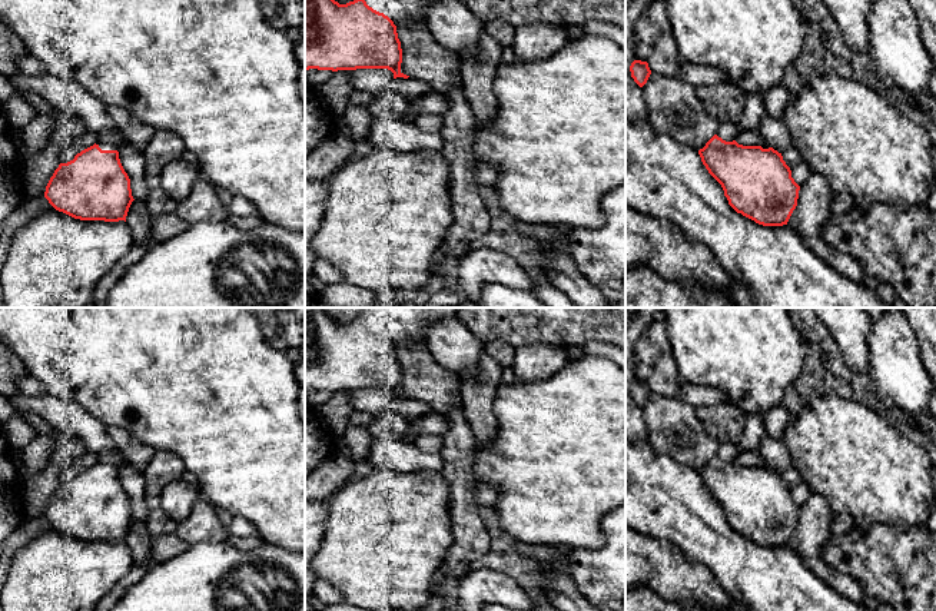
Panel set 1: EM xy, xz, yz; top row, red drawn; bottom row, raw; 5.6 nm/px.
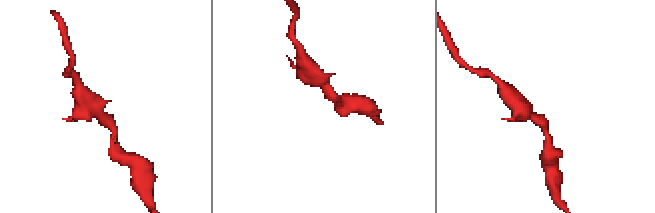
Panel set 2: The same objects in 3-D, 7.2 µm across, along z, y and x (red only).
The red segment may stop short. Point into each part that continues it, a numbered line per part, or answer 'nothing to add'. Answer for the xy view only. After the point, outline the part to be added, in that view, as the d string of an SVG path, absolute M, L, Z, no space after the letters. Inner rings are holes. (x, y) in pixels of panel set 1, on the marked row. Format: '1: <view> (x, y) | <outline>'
1: xy (108, 140) | M119 129L97 133L97 142L96 142L96 145L102 150L119 150L119 147L122 145L125 145L125 143L126 143L125 137L119 132Z

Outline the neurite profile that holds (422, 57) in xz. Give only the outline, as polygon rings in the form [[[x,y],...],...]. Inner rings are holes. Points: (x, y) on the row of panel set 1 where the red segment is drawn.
[[[422,21],[396,26],[402,49],[401,73],[431,86],[434,92],[448,92],[459,77],[461,57],[437,43]]]

